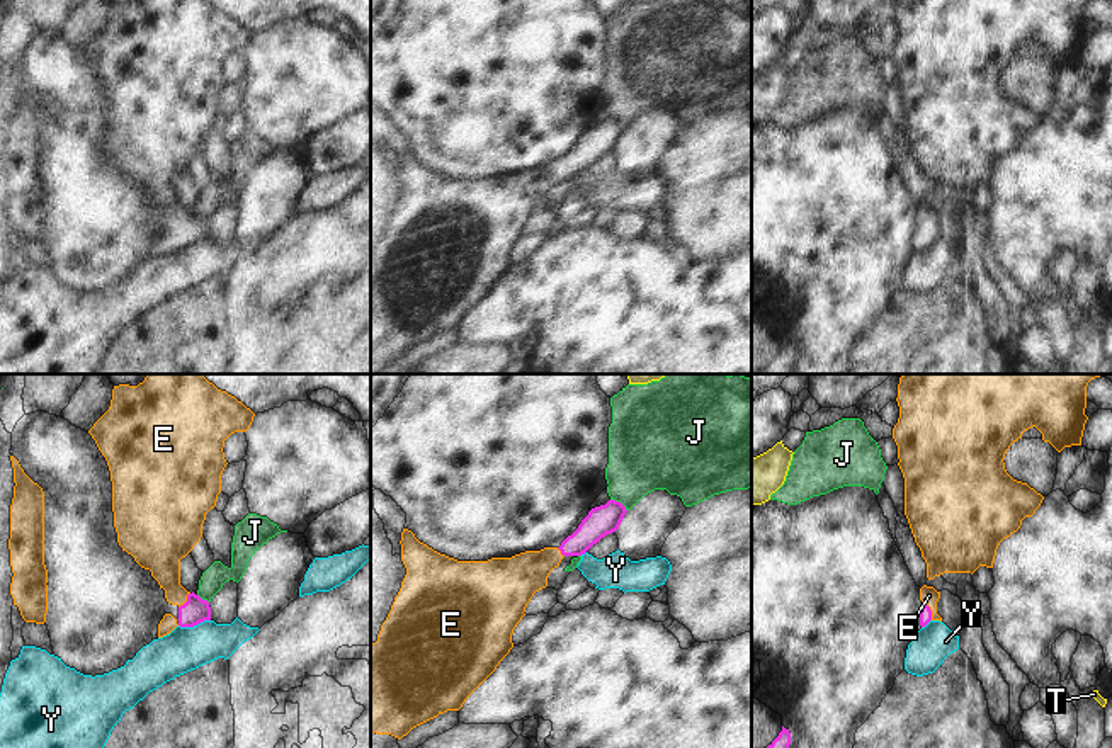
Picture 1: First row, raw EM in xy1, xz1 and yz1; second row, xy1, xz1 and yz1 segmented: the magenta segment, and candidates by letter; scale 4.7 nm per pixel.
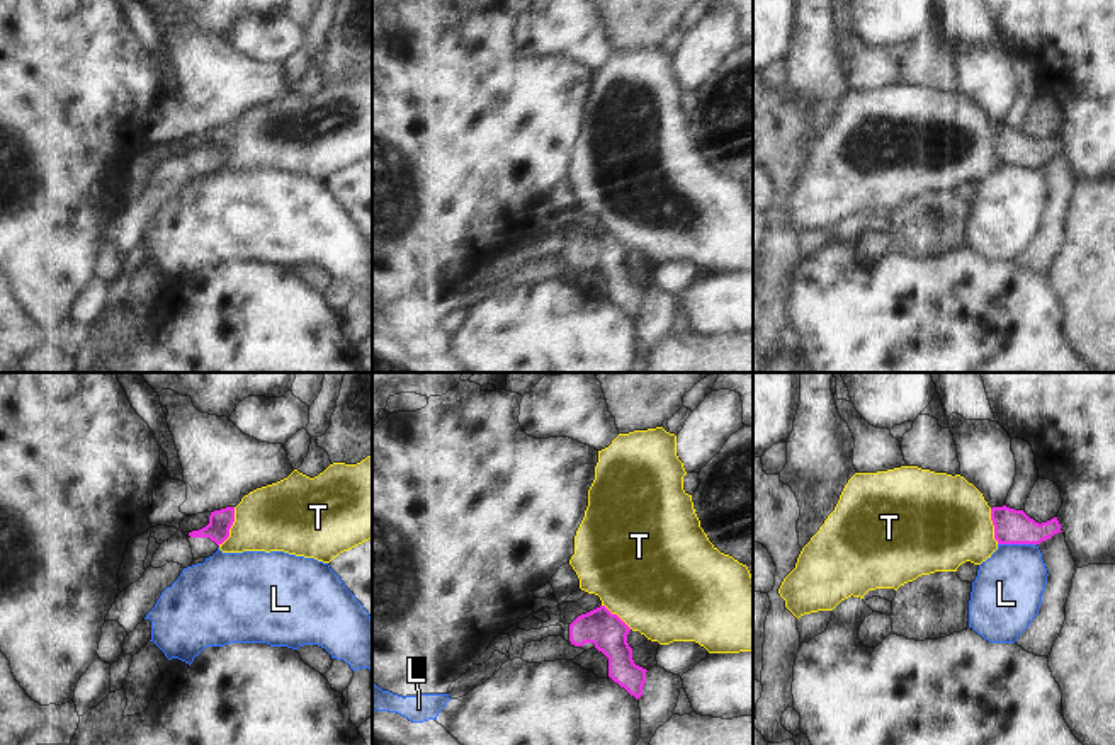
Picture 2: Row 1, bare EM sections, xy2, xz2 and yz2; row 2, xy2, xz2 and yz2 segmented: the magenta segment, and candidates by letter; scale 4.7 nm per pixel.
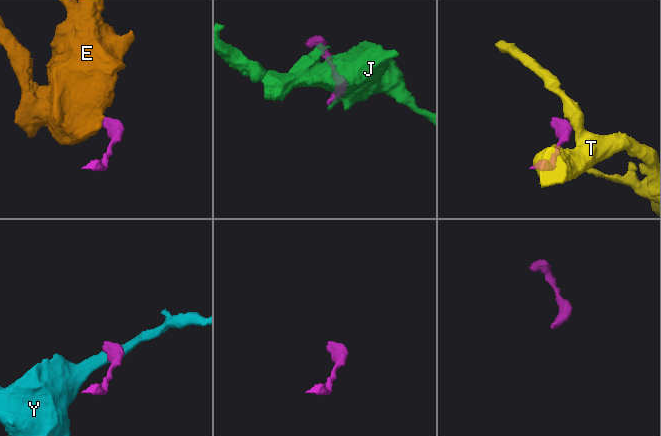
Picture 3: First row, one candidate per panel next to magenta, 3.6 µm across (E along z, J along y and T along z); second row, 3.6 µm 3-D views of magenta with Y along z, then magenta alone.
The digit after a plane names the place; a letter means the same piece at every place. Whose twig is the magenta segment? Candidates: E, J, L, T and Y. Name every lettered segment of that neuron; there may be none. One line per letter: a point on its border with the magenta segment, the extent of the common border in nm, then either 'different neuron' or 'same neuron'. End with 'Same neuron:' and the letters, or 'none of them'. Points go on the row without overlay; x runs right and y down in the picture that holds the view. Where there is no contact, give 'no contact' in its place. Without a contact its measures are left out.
E: contact yz1 (930, 230); length 90 nm; same neuron
J: contact xz1 (619, 121); length 100 nm; different neuron
L: contact yz2 (1017, 162); length 180 nm; different neuron
T: contact xy2 (230, 147); length 200 nm; different neuron
Y: contact xy1 (194, 243); length 160 nm; different neuron
Same neuron: E

